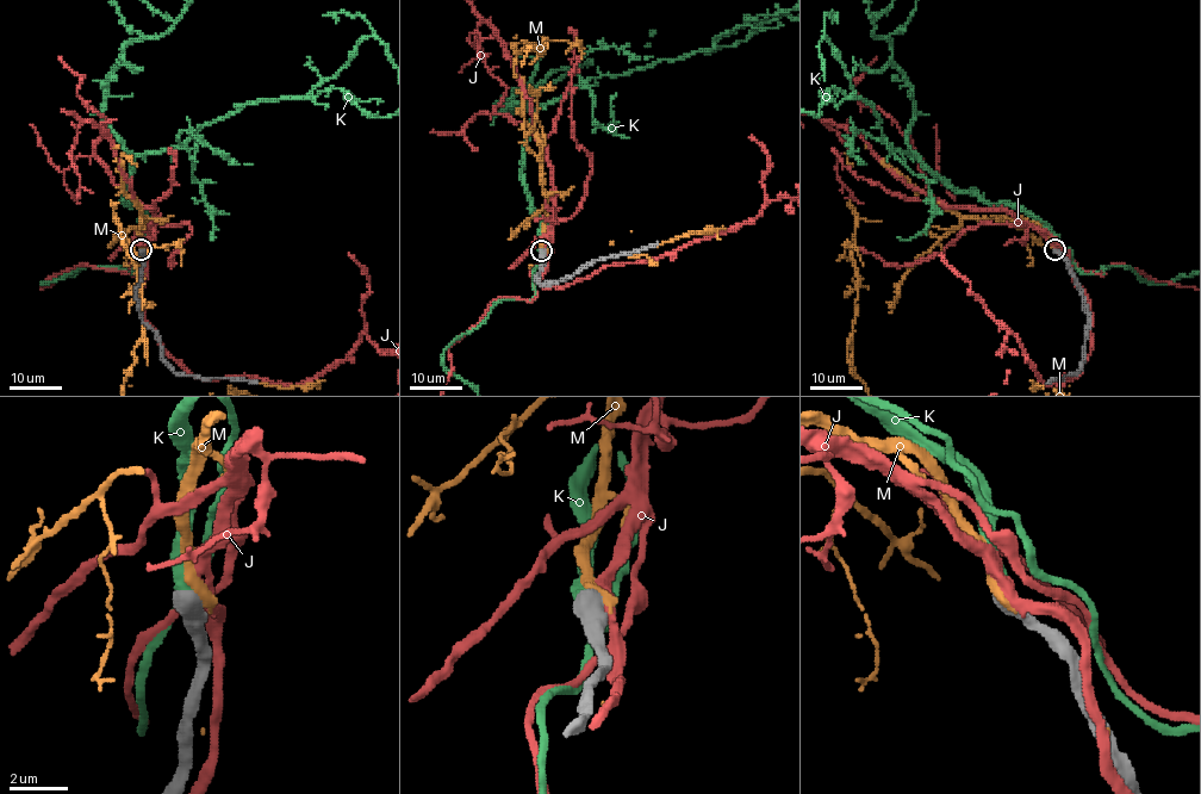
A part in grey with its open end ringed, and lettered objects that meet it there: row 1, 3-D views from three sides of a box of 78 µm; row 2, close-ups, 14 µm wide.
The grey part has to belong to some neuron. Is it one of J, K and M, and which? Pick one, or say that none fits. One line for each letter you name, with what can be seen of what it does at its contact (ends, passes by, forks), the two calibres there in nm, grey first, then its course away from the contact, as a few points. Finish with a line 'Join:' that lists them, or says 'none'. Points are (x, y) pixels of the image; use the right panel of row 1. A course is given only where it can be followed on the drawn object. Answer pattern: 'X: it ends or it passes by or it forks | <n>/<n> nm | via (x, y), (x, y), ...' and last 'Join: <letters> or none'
K: it passes by | 600/360 nm
Join: K

